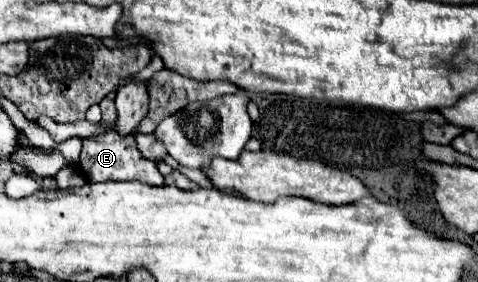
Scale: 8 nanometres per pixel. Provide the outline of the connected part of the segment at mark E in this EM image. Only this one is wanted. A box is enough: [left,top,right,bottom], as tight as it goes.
[80,132,164,186]

